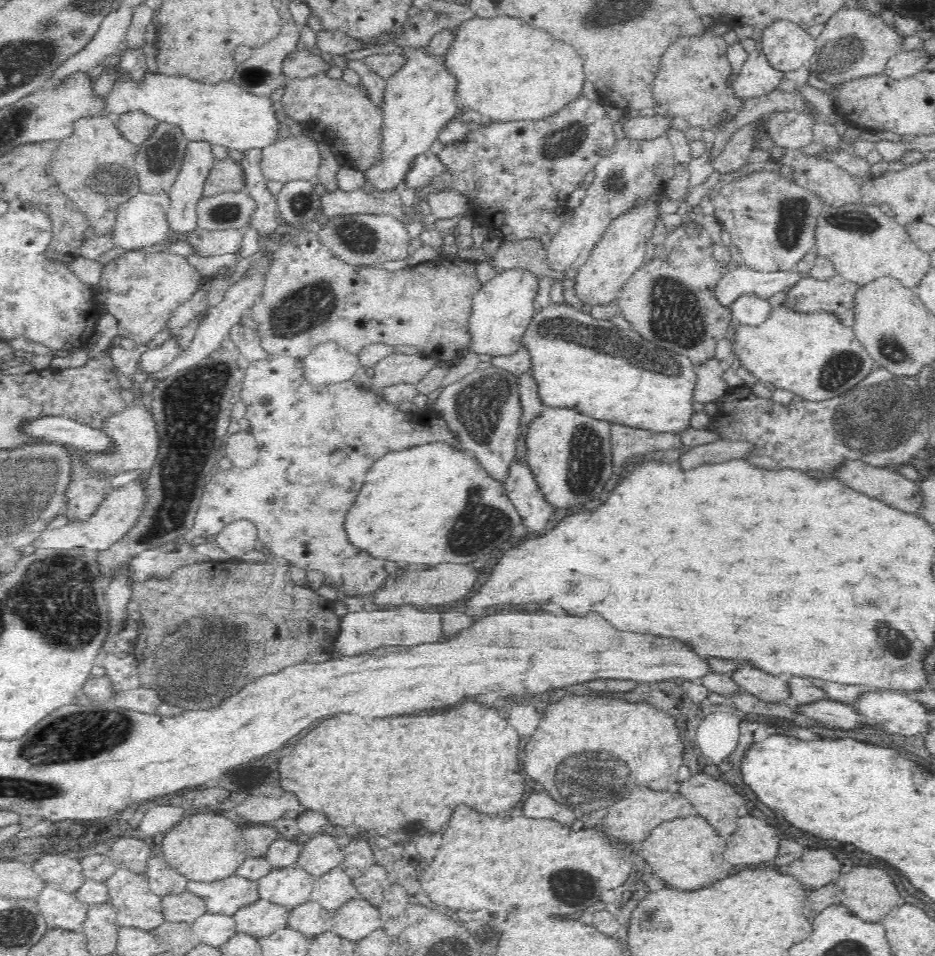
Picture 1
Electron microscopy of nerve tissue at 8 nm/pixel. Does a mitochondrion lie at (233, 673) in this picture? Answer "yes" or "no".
yes

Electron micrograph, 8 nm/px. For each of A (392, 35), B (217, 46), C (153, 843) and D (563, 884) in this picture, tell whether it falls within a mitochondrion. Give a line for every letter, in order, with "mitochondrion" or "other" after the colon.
A: other
B: other
C: other
D: mitochondrion

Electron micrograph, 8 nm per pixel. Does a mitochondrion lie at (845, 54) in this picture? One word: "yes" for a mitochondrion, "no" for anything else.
yes

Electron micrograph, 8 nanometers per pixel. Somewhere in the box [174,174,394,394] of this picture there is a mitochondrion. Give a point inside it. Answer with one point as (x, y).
(305, 309)

